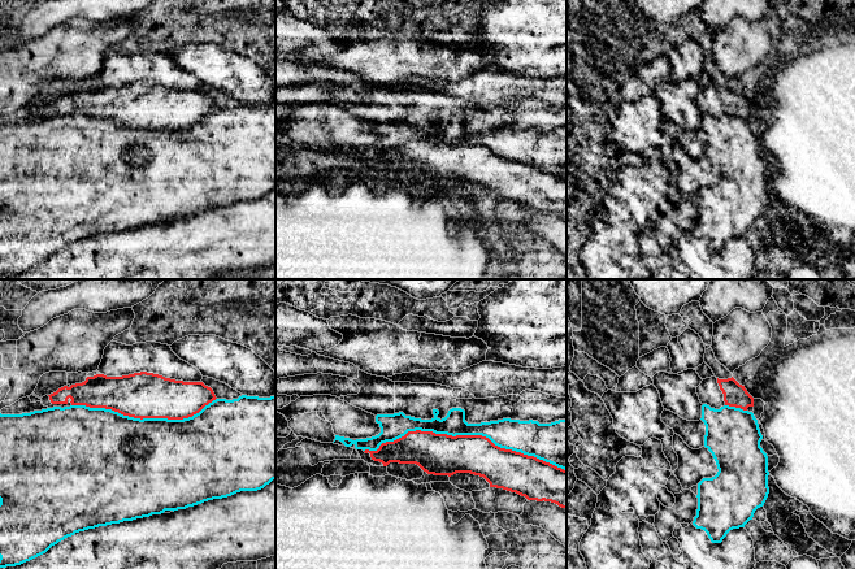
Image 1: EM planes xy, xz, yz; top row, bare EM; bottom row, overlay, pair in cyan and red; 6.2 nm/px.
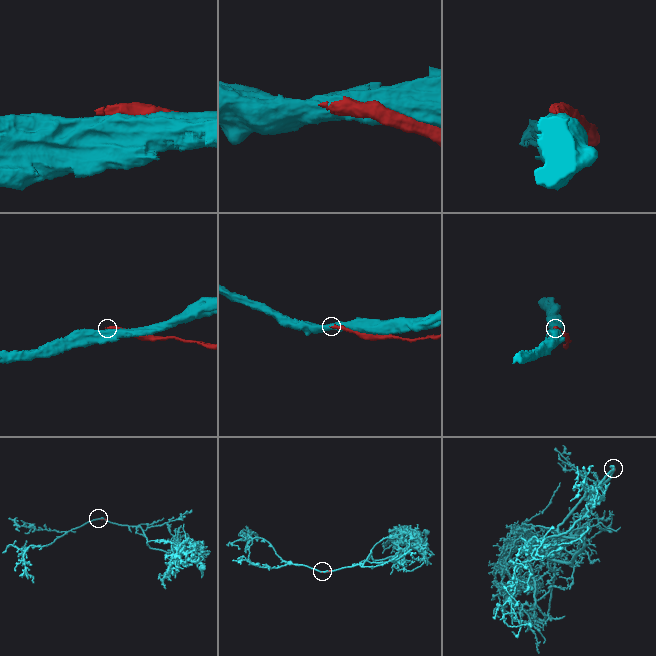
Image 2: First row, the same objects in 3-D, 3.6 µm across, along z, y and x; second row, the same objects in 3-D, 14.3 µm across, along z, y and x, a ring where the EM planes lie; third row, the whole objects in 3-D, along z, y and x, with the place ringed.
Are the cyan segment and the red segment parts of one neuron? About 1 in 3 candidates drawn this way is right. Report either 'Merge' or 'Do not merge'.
Do not merge

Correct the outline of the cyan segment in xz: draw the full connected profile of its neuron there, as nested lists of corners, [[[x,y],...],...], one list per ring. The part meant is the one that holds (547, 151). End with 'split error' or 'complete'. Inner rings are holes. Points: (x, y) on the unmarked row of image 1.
[[[452,117],[444,127],[438,127],[438,118],[433,118],[431,129],[421,129],[405,125],[403,121],[394,123],[377,123],[376,131],[381,142],[366,148],[352,149],[335,144],[335,149],[346,156],[355,155],[356,158],[377,160],[382,152],[394,151],[404,145],[408,140],[433,140],[447,144],[482,144],[489,147],[495,155],[505,158],[534,165],[567,179],[567,129],[551,133],[538,130],[520,130],[503,127],[498,130],[468,133],[465,120]]]; complete

